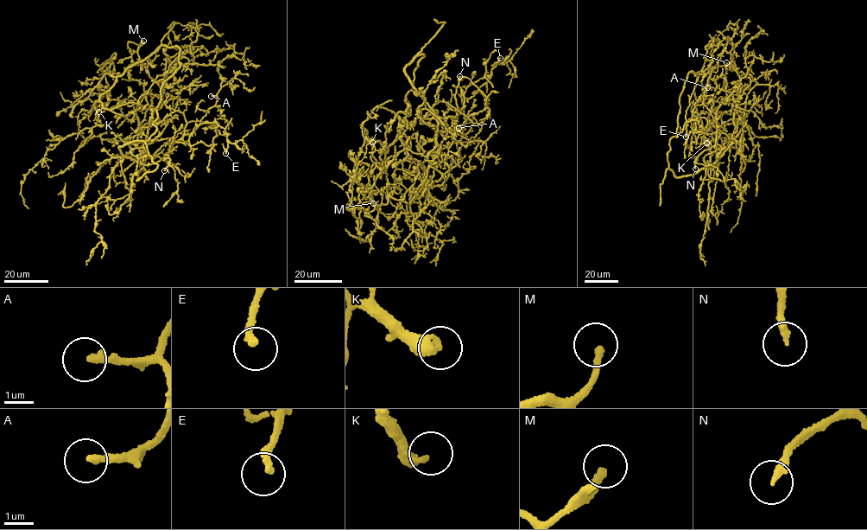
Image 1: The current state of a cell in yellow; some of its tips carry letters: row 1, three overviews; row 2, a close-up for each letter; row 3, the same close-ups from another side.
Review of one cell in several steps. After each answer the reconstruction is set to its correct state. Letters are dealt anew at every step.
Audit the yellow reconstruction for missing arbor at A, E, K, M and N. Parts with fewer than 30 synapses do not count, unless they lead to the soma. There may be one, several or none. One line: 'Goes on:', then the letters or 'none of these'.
Goes on: M, N

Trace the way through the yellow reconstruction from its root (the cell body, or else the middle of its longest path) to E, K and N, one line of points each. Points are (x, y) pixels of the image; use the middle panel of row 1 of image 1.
E: (416, 68), (425, 54), (404, 72), (450, 131), (463, 106), (461, 92), (468, 98), (474, 95), (500, 58)
K: (416, 68), (395, 140), (385, 152), (378, 141), (366, 141), (363, 124), (372, 142)
N: (416, 68), (425, 54), (415, 57), (404, 72), (437, 115), (445, 118), (456, 115), (455, 95), (459, 76)

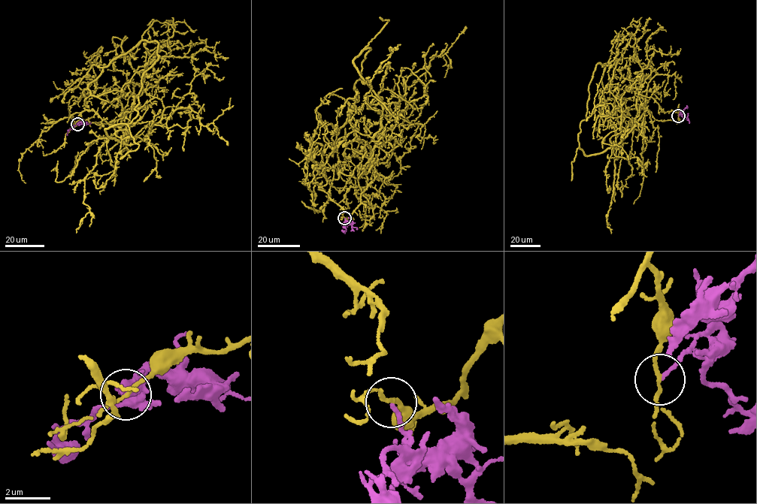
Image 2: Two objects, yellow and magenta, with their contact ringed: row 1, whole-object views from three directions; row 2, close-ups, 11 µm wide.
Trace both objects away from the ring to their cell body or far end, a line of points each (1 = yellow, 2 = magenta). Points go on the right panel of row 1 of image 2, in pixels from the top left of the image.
1: (678, 116), (640, 95), (626, 137), (585, 155), (580, 122), (605, 64), (598, 129), (604, 67)
2: (679, 116), (681, 115), (684, 118), (688, 116), (688, 123)

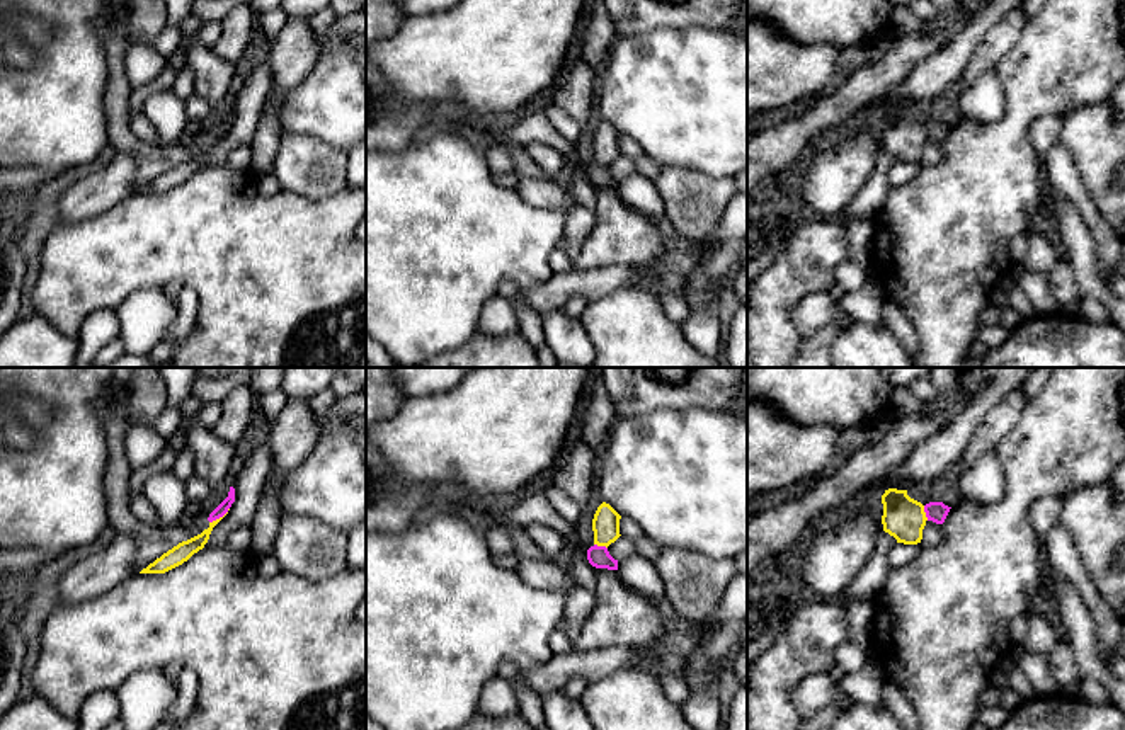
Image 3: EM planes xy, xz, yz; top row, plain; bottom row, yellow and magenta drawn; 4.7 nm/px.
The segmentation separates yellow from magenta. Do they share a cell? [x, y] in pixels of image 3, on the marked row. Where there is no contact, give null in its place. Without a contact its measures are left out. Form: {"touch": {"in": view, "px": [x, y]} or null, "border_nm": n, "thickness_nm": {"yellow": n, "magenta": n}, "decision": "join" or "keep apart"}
{"touch": {"in": "xy", "px": [220, 518]}, "border_nm": 120, "thickness_nm": {"yellow": 90, "magenta": 60}, "decision": "keep apart"}

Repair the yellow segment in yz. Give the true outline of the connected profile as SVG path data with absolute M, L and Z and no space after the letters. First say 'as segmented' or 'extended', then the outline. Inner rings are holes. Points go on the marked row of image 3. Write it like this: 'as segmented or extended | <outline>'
as segmented | M888 488L882 495L883 531L904 545L917 545L926 526L924 505L907 495L907 490Z

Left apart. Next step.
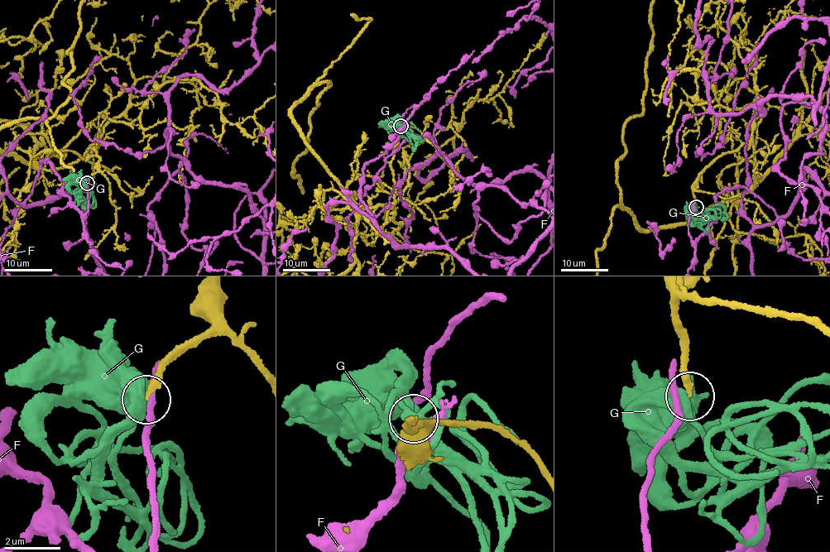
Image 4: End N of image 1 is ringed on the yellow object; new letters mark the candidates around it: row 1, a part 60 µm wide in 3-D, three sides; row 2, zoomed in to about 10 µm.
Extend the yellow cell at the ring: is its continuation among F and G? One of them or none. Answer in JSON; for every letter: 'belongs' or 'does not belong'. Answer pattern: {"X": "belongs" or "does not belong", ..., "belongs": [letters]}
{"F": "does not belong", "G": "does not belong", "belongs": []}

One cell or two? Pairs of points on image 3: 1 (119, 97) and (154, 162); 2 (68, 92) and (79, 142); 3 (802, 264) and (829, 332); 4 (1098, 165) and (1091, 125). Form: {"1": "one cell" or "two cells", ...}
{"1": "one cell", "2": "one cell", "3": "two cells", "4": "one cell"}

